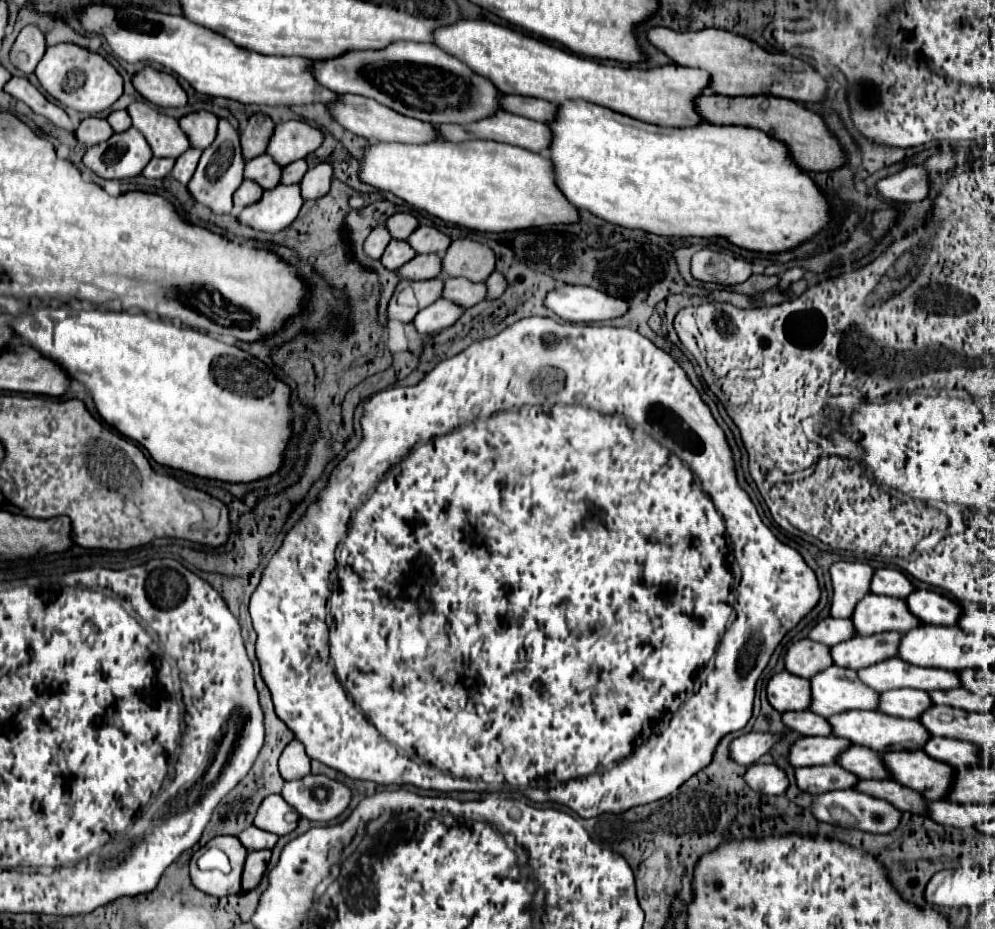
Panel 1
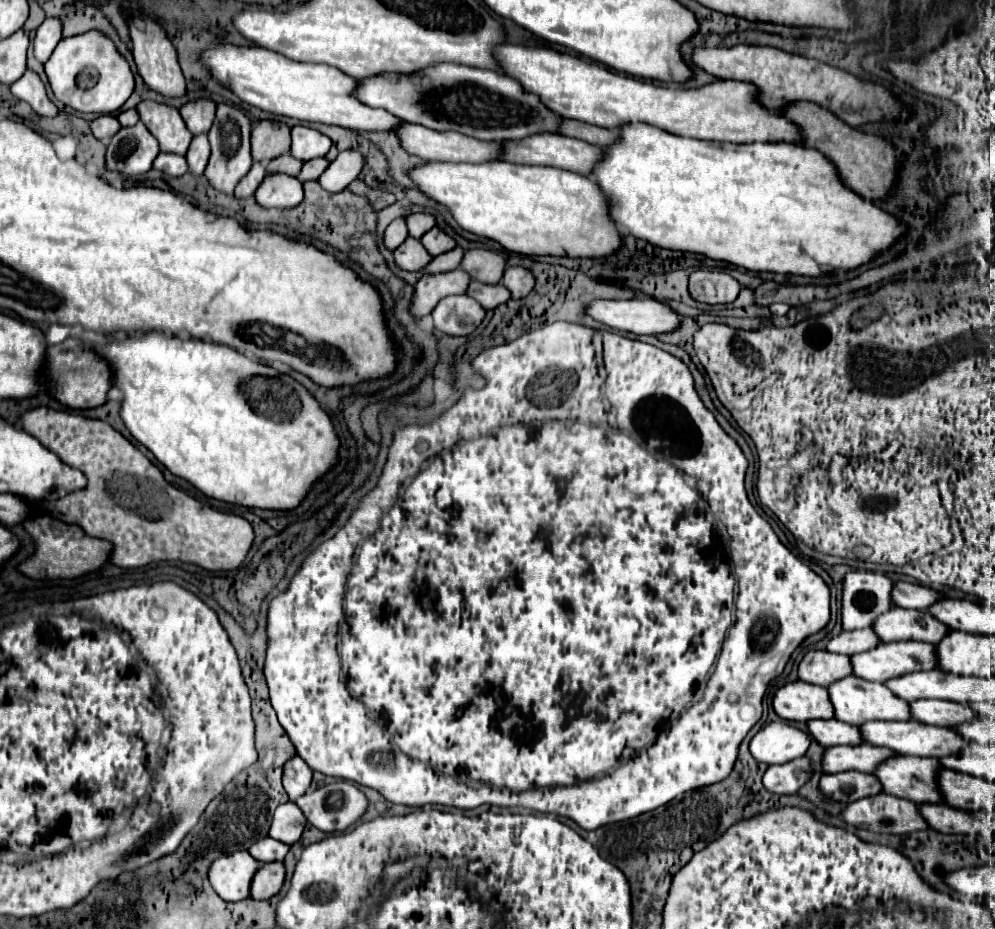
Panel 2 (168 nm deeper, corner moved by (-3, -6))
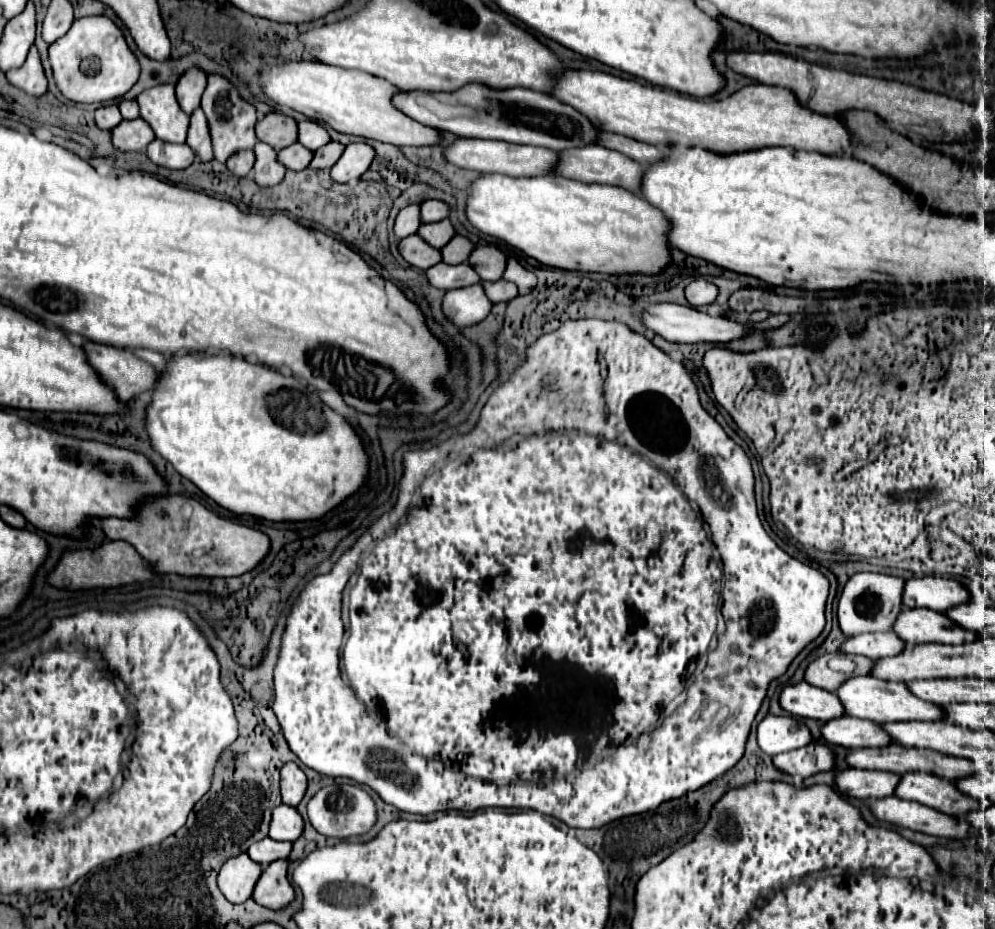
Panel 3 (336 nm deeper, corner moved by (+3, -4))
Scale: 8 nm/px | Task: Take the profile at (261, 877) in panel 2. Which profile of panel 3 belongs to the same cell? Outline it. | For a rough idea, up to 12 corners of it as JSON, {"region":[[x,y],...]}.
{"region":[[288,860],[262,872],[252,898],[280,910],[296,898]]}

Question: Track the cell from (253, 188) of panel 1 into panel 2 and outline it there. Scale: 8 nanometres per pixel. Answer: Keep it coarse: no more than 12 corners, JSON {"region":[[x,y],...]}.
{"region":[[262,164],[238,182],[236,198],[252,198],[264,182],[266,170]]}

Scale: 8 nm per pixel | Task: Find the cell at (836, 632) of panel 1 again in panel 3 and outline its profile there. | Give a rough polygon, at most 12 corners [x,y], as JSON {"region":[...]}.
{"region":[[894,632],[852,636],[846,654],[888,658],[906,648]]}

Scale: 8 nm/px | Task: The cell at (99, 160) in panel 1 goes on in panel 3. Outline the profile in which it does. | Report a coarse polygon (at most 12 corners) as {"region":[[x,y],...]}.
{"region":[[142,118],[122,120],[112,142],[122,152],[144,150],[156,136]]}

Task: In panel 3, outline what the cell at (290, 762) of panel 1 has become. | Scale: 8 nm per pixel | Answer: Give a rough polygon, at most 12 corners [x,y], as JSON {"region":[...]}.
{"region":[[294,762],[280,774],[282,802],[298,806],[308,788],[306,774]]}

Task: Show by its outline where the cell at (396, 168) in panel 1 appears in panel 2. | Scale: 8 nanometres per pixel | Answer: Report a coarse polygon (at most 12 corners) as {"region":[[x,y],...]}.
{"region":[[504,160],[408,178],[460,228],[520,254],[620,248],[592,182]]}

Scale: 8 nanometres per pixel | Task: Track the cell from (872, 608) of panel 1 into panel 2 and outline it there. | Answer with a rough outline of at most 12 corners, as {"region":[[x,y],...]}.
{"region":[[892,606],[872,630],[882,642],[940,640],[948,628],[922,610]]}

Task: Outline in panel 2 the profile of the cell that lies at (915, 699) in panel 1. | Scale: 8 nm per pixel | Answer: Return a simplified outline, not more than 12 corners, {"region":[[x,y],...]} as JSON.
{"region":[[948,700],[910,702],[912,720],[948,728],[974,718]]}

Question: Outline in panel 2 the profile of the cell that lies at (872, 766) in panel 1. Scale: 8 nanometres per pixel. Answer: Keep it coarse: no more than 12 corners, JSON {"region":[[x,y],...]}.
{"region":[[890,756],[872,772],[882,790],[940,802],[938,758]]}

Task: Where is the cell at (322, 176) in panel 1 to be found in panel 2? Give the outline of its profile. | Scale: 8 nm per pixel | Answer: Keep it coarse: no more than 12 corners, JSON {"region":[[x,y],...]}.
{"region":[[356,150],[340,152],[318,178],[326,192],[342,192],[362,170]]}

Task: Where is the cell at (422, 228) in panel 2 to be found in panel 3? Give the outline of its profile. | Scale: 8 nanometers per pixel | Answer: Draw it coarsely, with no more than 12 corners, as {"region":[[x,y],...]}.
{"region":[[442,200],[422,202],[422,222],[448,218],[450,206]]}

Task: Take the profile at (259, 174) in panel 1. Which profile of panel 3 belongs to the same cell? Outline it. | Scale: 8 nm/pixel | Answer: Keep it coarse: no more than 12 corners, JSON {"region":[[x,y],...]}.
{"region":[[298,142],[278,152],[278,160],[290,170],[304,170],[314,152]]}

